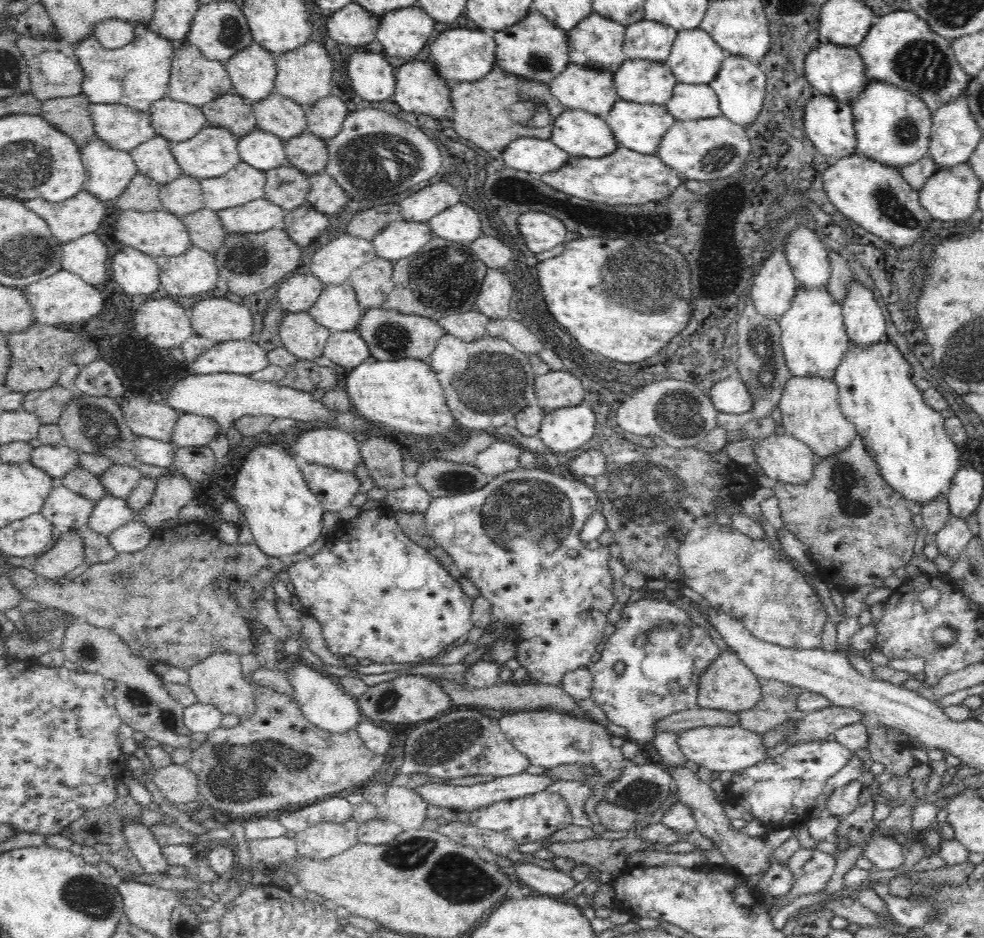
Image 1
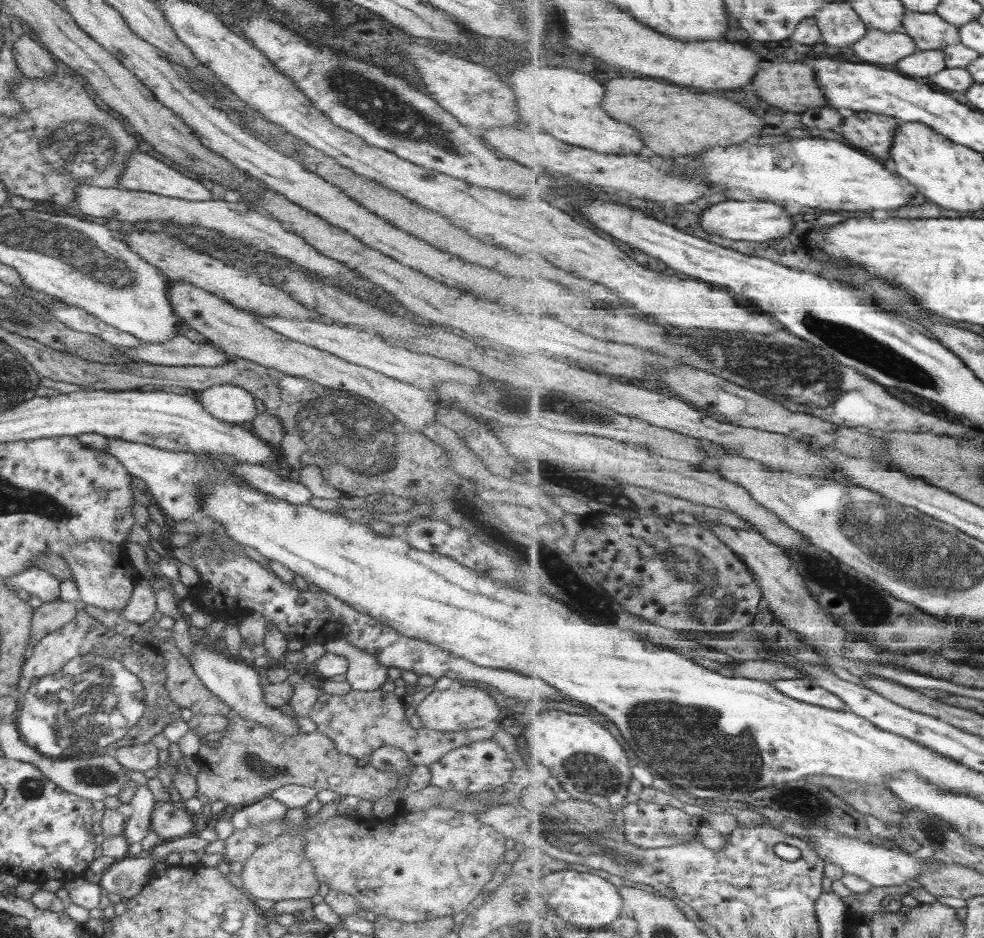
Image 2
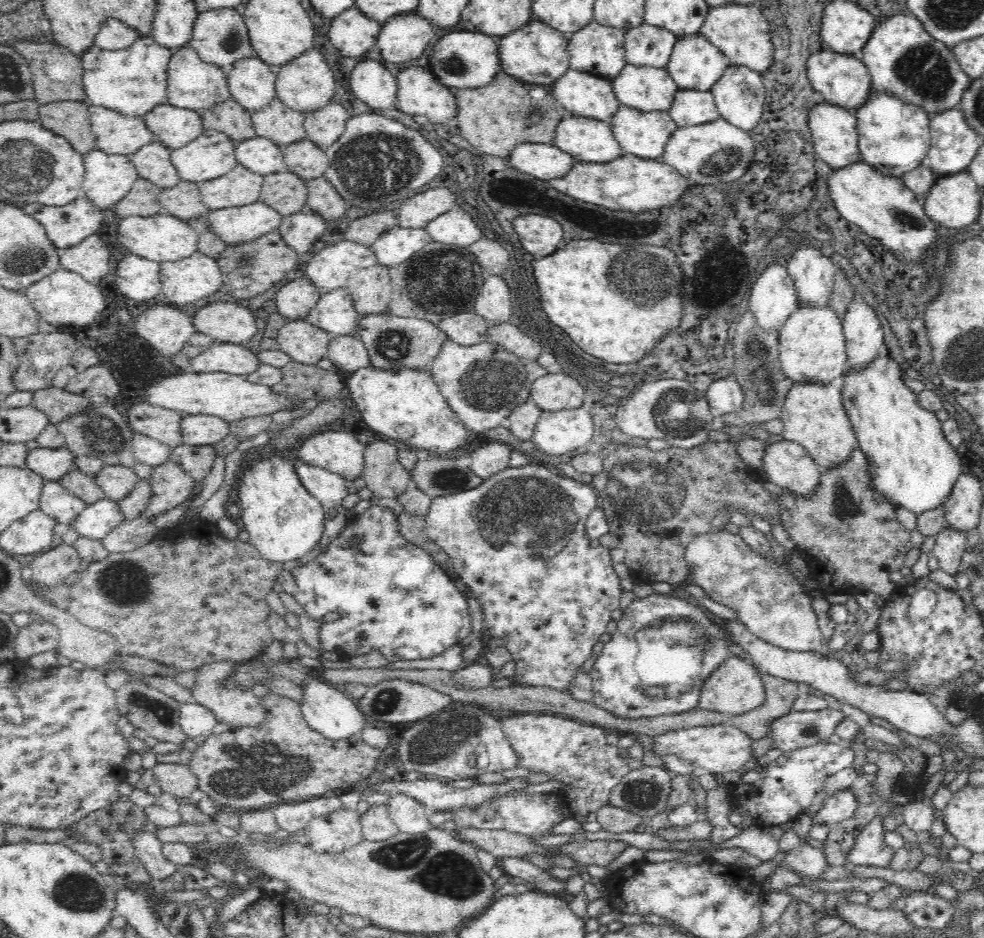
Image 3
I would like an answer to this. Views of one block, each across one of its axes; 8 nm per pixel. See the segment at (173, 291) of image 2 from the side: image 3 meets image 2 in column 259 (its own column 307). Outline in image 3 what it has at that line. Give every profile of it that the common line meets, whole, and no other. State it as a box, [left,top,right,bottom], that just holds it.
[278,318,334,365]

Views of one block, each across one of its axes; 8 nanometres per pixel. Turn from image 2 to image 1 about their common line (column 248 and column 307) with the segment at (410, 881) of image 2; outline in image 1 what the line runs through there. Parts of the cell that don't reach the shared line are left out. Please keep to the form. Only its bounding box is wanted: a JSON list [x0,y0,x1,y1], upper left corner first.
[294,817,359,860]

